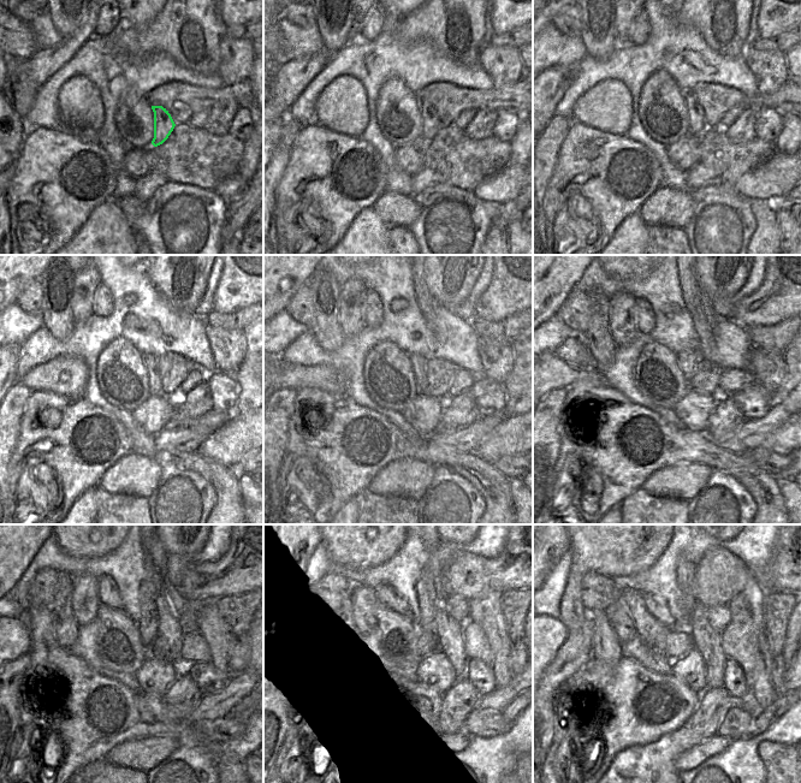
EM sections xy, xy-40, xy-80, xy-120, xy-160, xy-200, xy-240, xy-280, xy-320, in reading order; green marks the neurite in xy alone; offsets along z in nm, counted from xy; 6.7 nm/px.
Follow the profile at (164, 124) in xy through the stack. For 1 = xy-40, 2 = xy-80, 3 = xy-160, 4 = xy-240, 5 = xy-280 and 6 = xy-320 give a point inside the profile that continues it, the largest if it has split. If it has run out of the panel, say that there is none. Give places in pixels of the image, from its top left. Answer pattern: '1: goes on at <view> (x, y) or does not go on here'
1: goes on at xy-40 (431, 122)
2: goes on at xy-80 (695, 113)
3: goes on at xy-160 (419, 363)
4: goes on at xy-240 (148, 623)
5: goes on at xy-280 (428, 599)
6: goes on at xy-320 (686, 569)

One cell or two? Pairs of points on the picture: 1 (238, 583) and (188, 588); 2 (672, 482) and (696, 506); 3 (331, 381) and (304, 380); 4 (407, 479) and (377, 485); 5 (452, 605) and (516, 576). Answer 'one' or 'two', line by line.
1: one
2: two
3: one
4: one
5: two

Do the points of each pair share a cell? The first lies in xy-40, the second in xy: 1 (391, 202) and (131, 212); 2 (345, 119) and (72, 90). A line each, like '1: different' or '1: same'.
1: same
2: same

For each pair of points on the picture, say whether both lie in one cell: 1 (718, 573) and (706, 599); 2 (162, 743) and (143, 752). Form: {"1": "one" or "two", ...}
{"1": "one", "2": "one"}

